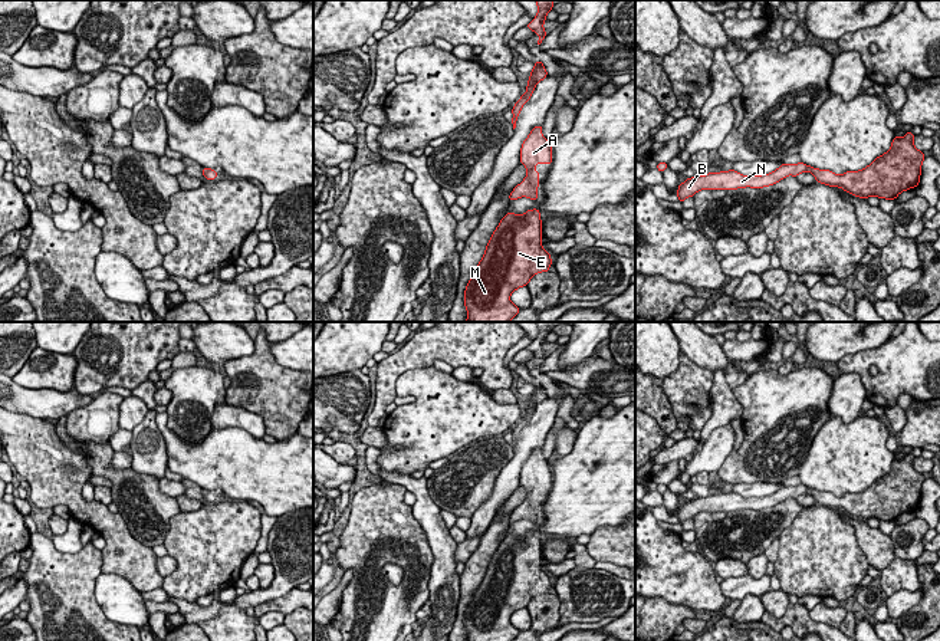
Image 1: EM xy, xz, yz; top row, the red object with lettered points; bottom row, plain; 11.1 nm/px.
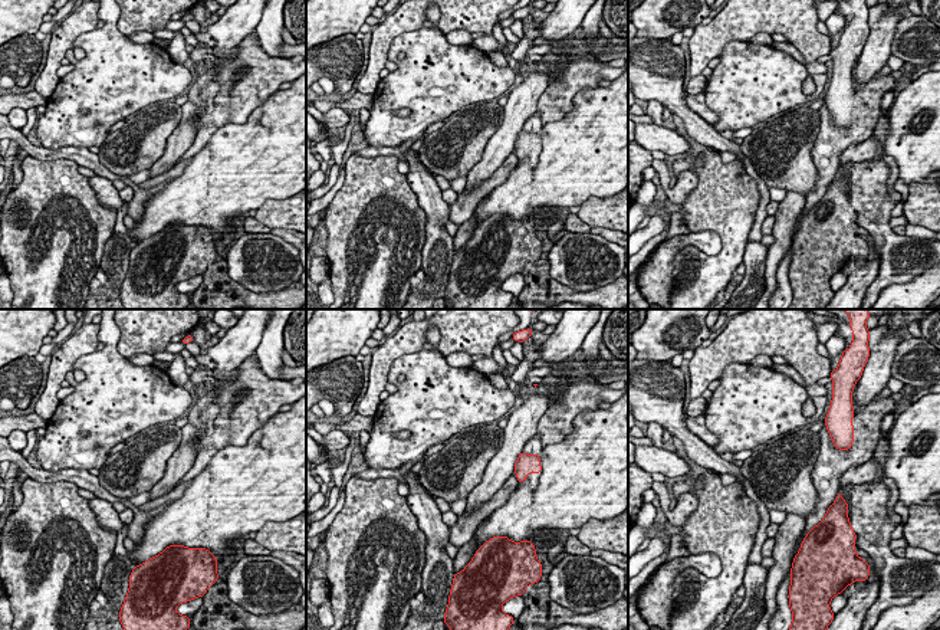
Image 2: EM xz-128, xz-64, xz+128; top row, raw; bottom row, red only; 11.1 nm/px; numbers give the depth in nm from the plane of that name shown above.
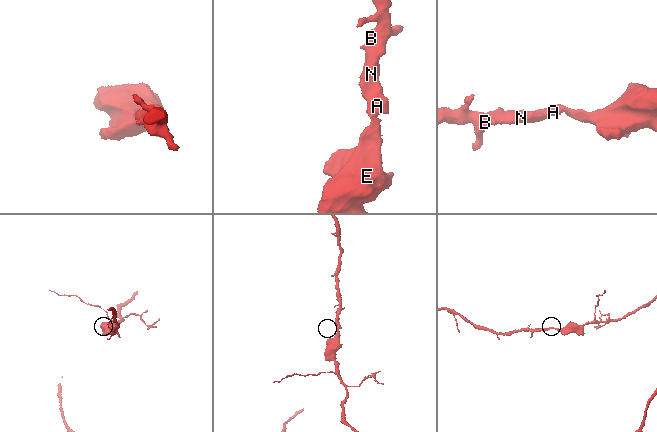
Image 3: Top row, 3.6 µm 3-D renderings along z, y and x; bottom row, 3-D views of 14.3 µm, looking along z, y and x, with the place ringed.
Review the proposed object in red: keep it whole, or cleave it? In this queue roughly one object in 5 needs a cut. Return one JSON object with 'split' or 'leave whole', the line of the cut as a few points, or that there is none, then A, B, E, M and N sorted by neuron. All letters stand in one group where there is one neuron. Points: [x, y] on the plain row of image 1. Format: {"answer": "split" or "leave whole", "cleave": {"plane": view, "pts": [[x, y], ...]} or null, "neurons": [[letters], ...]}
{"answer": "leave whole", "cleave": null, "neurons": [["A", "B", "E", "M", "N"]]}

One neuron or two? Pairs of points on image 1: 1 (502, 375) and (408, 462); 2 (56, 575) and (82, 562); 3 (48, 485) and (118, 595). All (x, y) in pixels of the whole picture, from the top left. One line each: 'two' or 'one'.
1: two
2: one
3: two

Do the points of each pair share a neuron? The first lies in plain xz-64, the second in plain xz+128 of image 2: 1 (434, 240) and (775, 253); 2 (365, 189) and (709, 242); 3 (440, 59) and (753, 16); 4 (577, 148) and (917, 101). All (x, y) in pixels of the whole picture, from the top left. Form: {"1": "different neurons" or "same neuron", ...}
{"1": "different neurons", "2": "different neurons", "3": "different neurons", "4": "same neuron"}

